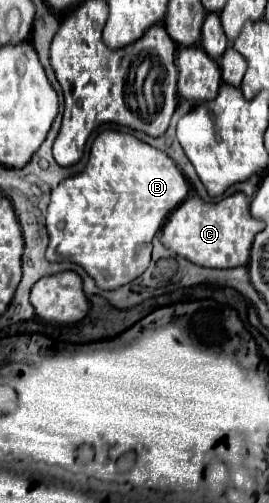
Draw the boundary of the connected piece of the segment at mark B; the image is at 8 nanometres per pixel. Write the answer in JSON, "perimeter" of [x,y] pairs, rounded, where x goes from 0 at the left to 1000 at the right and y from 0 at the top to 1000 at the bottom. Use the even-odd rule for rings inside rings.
{"perimeter":[[[383,260],[338,288],[323,332],[257,356],[234,356],[190,384],[175,419],[182,519],[271,519],[353,555],[375,575],[435,575],[524,547],[561,519],[561,479],[621,427],[703,388],[688,348],[606,300],[450,260]]]}

